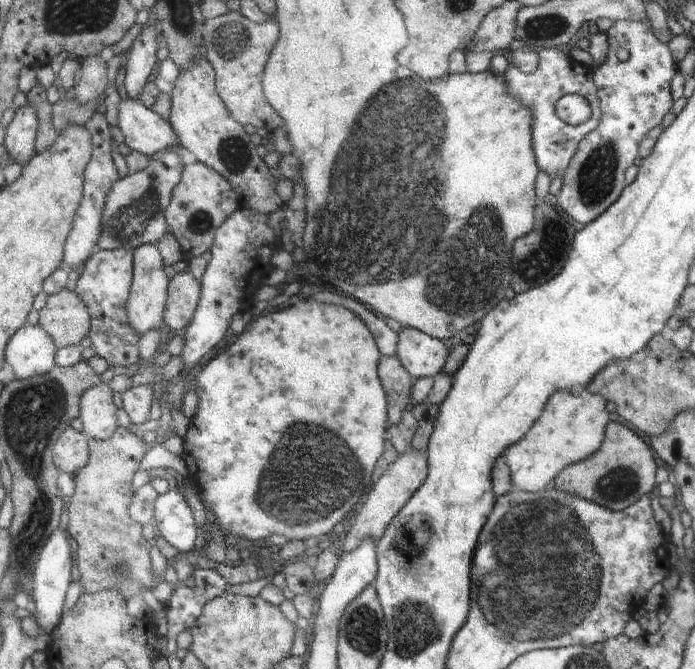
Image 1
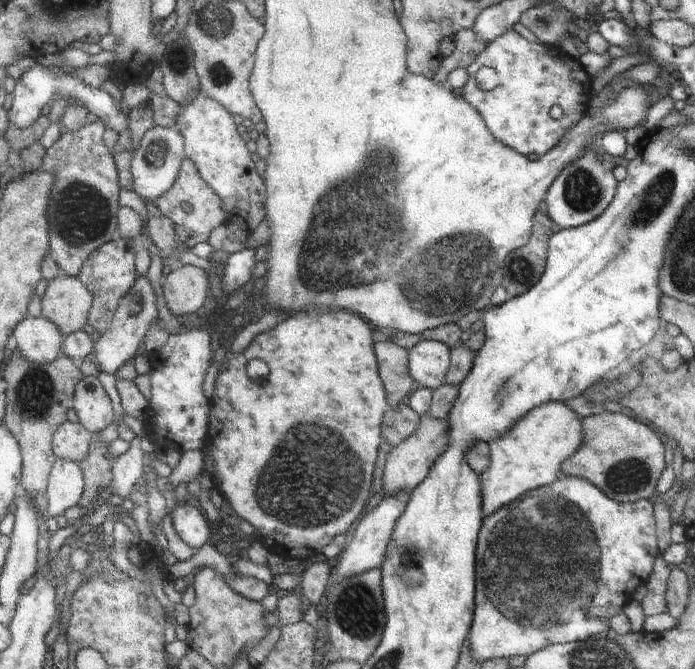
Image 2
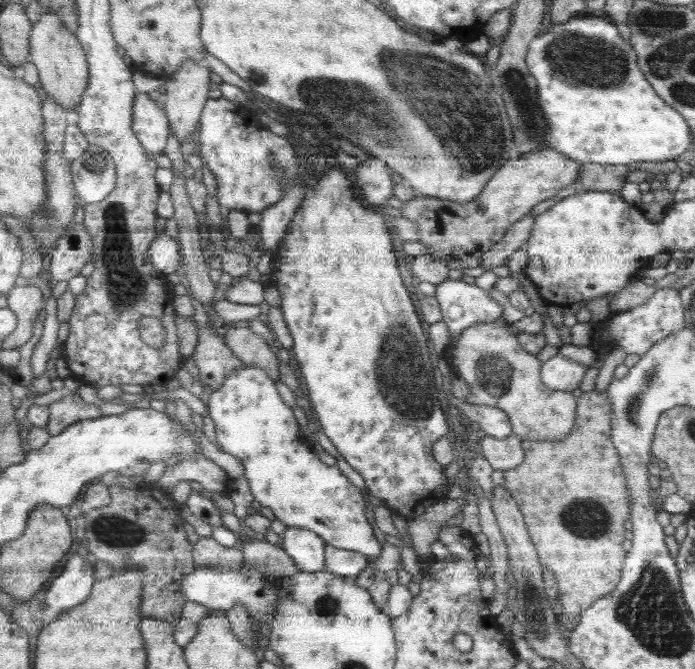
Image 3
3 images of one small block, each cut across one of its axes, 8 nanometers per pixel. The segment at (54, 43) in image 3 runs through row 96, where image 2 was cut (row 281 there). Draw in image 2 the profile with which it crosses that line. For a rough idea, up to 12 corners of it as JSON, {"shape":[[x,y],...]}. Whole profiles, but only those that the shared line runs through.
{"shape":[[79,276],[49,281],[43,316],[67,336],[89,321],[93,294]]}

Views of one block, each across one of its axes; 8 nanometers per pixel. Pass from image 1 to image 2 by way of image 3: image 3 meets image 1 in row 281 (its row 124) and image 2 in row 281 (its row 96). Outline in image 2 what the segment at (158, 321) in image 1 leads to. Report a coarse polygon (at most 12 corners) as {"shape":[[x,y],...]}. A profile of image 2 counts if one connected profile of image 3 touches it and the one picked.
{"shape":[[140,275],[93,343],[100,373],[142,351],[156,296]]}

